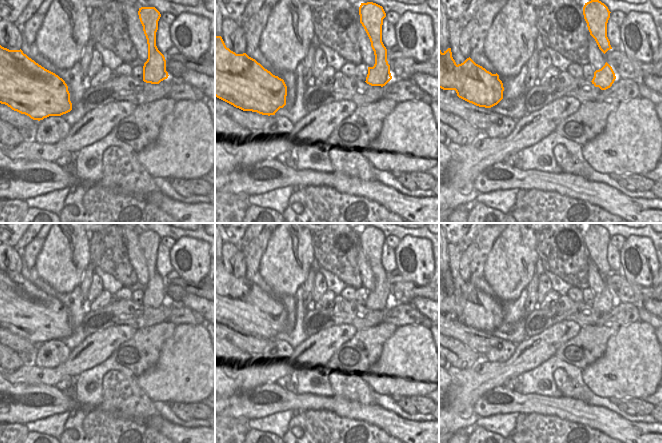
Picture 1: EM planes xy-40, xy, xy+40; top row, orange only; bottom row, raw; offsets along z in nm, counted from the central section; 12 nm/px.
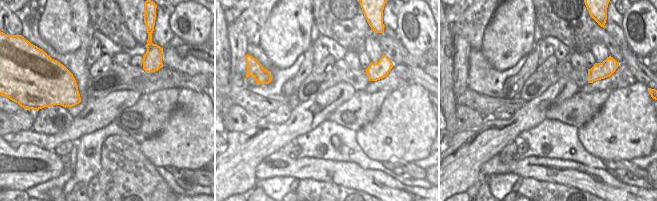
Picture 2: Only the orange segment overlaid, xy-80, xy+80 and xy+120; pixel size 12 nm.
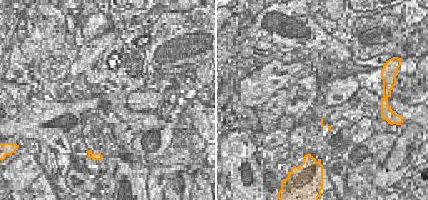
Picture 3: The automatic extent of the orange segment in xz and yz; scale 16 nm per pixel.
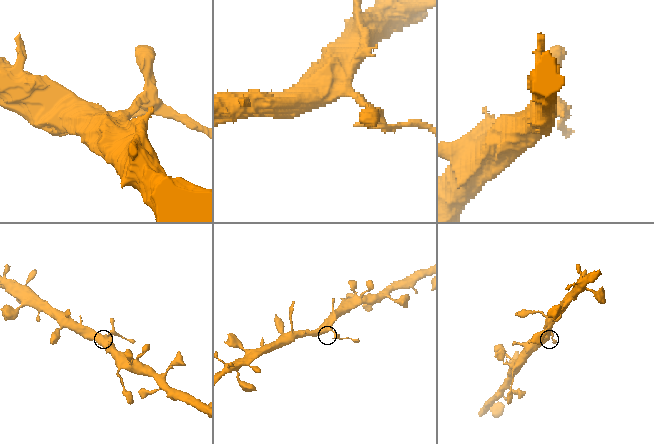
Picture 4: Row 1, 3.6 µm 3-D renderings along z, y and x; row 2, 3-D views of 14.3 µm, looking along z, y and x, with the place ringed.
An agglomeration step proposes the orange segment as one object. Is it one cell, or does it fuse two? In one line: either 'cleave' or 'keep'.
cleave

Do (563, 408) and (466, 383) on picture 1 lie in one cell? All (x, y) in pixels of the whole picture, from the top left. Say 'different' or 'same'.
different

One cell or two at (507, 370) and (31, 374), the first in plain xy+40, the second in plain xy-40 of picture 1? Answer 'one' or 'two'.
one

